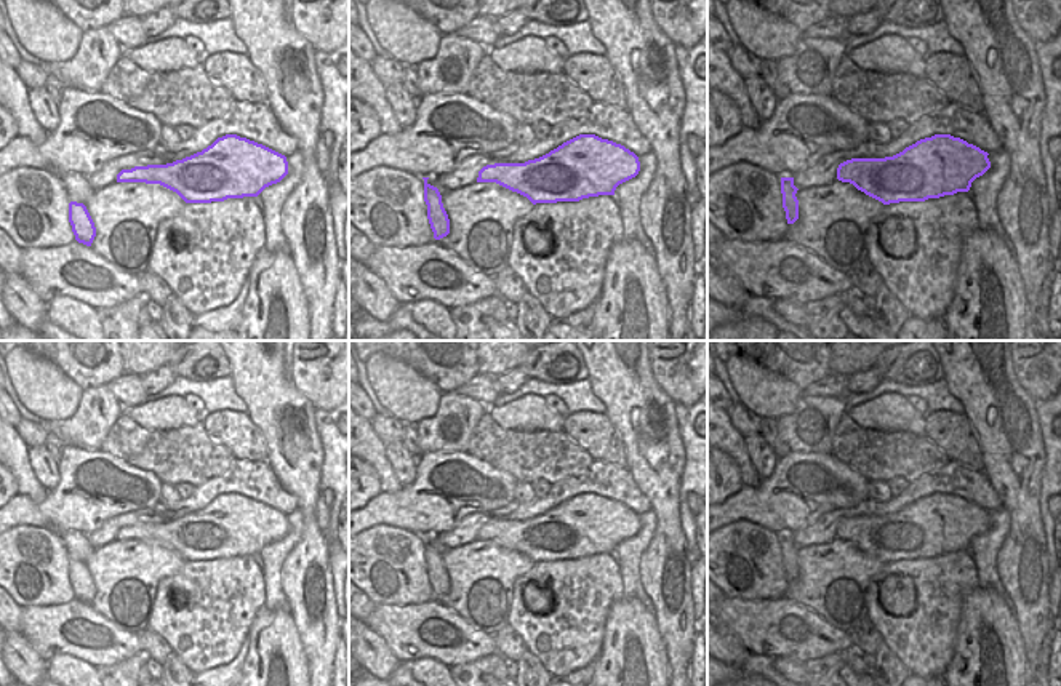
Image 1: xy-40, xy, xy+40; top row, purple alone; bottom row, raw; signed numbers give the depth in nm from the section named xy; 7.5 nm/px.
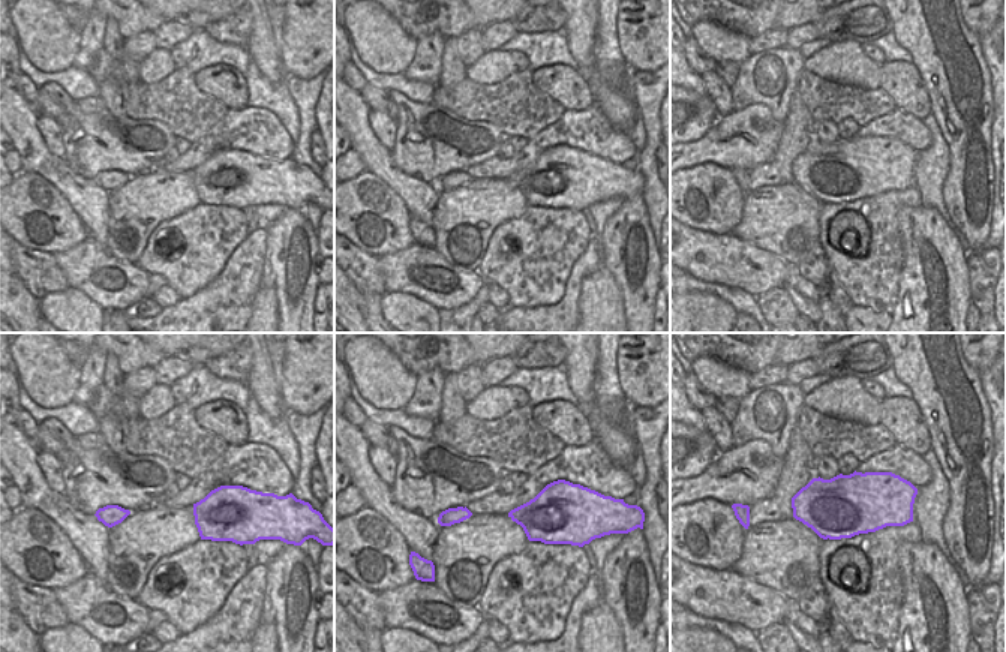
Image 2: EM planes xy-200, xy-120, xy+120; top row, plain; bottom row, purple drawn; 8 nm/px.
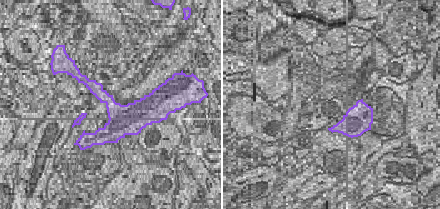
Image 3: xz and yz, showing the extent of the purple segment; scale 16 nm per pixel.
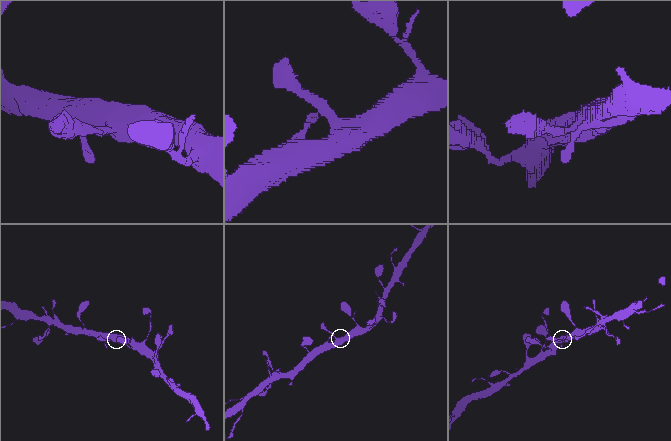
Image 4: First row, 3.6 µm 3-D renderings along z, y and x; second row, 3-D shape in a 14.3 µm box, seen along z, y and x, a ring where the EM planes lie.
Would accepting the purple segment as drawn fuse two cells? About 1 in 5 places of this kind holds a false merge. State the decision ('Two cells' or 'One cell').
One cell.

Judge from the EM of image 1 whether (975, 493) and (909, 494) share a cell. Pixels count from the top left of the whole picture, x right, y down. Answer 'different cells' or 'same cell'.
same cell

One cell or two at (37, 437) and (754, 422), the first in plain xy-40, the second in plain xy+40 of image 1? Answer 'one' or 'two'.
one

